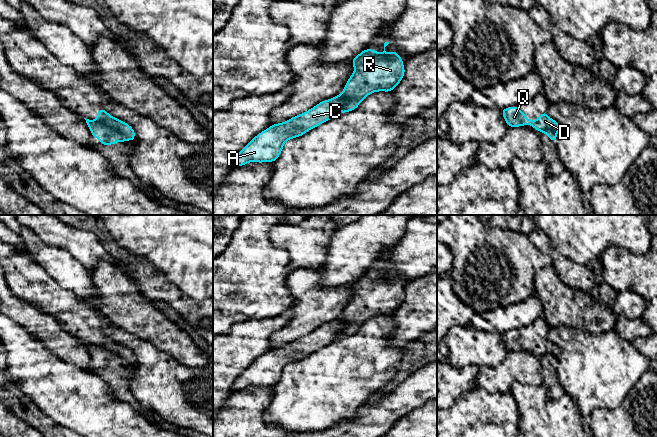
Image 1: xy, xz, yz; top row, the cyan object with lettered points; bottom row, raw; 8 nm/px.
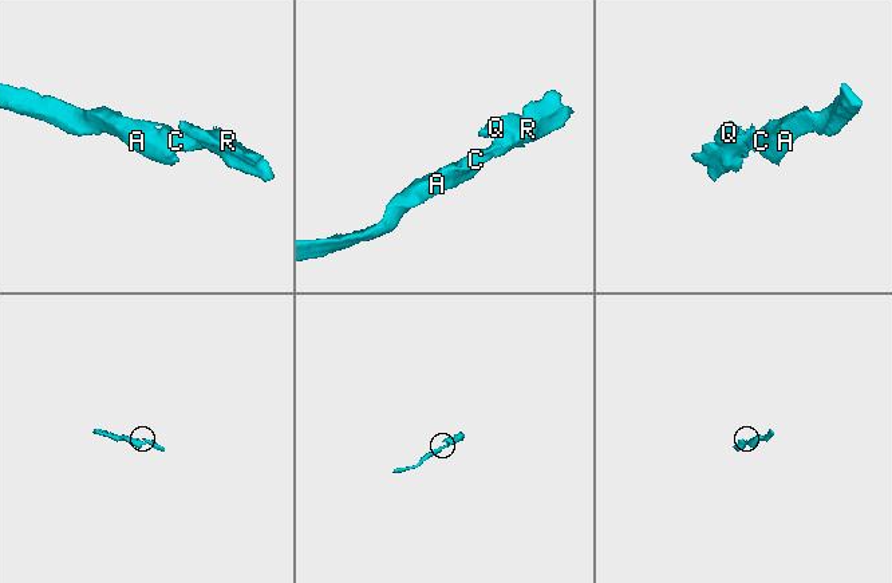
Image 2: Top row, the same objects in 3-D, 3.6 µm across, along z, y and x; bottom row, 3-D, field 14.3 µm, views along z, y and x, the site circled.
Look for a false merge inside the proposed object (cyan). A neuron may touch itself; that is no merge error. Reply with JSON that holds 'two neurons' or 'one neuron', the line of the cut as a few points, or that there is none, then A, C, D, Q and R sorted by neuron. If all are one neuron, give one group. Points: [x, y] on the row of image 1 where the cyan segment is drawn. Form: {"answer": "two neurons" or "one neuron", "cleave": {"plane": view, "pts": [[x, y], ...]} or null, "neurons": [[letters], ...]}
{"answer": "two neurons", "cleave": {"plane": "xy", "pts": [[111, 126], [129, 139]]}, "neurons": [["A", "C"], ["D", "Q", "R"]]}

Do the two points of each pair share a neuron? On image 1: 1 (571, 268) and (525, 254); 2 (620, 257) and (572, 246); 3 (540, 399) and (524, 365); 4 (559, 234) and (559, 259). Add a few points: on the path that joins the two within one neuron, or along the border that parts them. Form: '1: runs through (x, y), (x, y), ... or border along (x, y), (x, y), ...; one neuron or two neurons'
1: border along (535, 246), (551, 259), (552, 264); two neurons
2: border along (625, 249), (609, 246), (599, 257); two neurons
3: border along (542, 383), (527, 385), (514, 382), (510, 386); two neurons
4: border along (545, 233), (550, 243), (560, 253), (579, 264); two neurons

